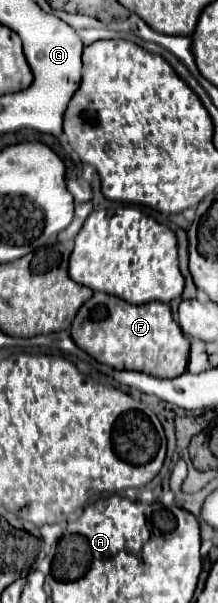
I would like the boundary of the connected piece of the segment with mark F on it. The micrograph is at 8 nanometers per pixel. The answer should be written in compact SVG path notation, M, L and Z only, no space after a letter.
M95 292L77 312L71 326L71 338L97 362L121 370L141 370L159 378L177 378L187 370L189 362L189 342L173 320L171 308L163 302L135 306L111 294Z

